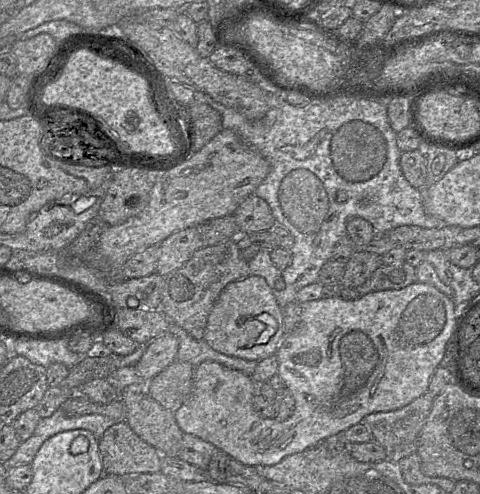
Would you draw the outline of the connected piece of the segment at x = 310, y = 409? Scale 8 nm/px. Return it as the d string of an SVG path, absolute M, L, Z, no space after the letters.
M418 281L402 289L370 292L355 300L323 297L319 300L303 303L301 304L300 321L291 332L284 335L275 353L278 361L277 374L294 398L294 411L288 419L278 421L274 418L262 418L254 411L252 400L257 393L258 385L252 376L248 376L238 370L229 369L214 361L205 361L195 367L191 392L181 407L173 413L176 422L184 433L191 434L213 444L216 448L244 465L252 467L275 465L286 456L302 452L329 436L343 433L349 427L361 423L362 419L371 413L400 409L416 398L427 394L430 379L439 366L448 346L458 310L451 298L441 293L434 286Z

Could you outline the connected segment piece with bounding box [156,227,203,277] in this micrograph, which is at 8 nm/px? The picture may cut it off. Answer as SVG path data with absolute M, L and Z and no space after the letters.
M191 227L170 235L160 245L156 273L165 277L181 268L194 253L203 247L199 227Z

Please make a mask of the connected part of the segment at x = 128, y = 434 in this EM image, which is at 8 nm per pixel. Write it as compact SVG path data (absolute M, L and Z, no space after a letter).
M125 421L110 426L99 440L99 452L104 474L124 476L160 472L161 454L142 440Z

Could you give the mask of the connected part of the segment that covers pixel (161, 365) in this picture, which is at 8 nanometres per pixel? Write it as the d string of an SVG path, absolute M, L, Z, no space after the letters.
M174 333L161 335L145 345L144 353L134 368L142 378L150 380L176 360L178 349L179 340Z

